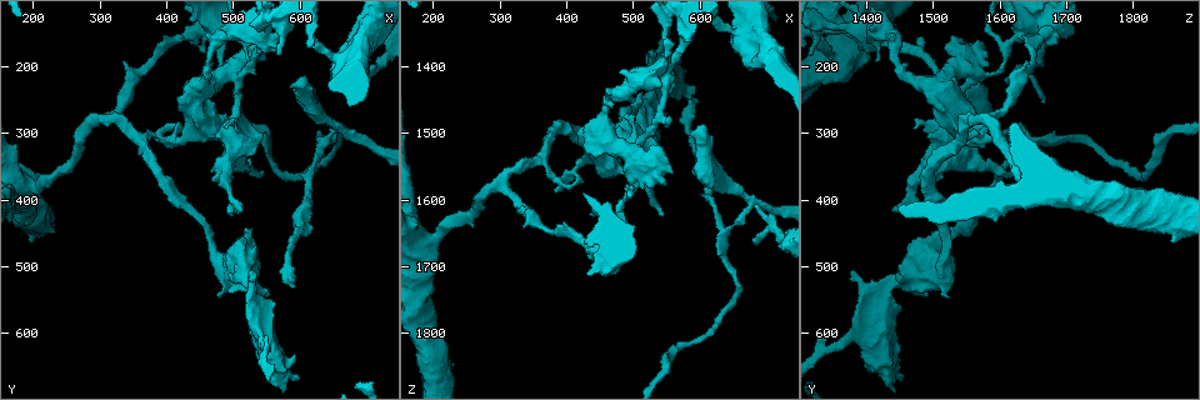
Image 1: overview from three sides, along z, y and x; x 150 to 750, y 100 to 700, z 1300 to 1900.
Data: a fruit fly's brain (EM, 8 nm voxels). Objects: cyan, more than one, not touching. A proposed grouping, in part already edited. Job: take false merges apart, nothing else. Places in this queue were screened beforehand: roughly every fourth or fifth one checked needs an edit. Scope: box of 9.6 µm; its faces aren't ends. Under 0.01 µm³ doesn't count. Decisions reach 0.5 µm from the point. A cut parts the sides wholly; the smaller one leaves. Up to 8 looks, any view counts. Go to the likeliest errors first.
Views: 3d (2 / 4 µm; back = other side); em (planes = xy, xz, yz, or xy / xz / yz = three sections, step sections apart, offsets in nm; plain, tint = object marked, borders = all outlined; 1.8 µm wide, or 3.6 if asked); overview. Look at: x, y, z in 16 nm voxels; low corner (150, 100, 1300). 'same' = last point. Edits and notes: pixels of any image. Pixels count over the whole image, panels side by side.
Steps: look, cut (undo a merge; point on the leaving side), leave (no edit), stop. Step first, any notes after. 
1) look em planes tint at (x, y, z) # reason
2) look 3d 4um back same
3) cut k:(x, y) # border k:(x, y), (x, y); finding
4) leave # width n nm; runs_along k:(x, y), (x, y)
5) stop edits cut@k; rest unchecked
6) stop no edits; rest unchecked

look em xy step 16 tint at (675, 300, 1605) # a fork

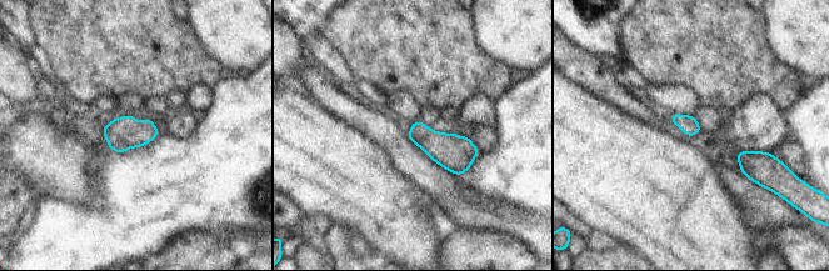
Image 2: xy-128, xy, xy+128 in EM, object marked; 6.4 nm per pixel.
look em planes tint same # another direction

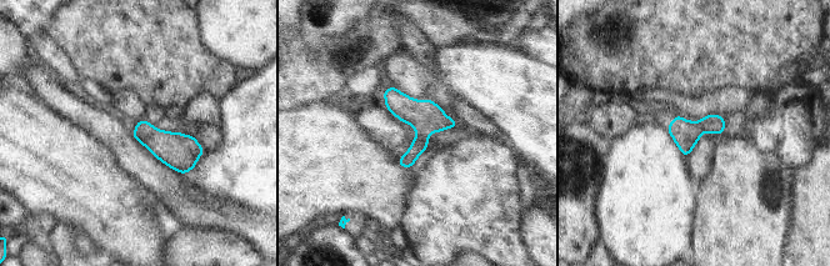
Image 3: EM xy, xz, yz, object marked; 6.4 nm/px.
leave # one cell here

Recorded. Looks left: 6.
look 3d 4um back at (475, 150, 1630) # thick turns thin

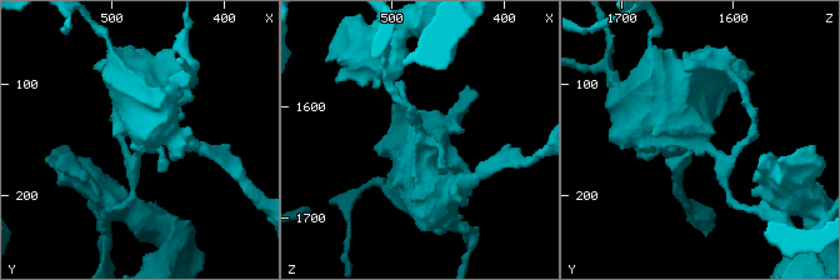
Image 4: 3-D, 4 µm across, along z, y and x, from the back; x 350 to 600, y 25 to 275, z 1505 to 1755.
look em 3.6um xz step 4 tint at (472, 154, 1632)

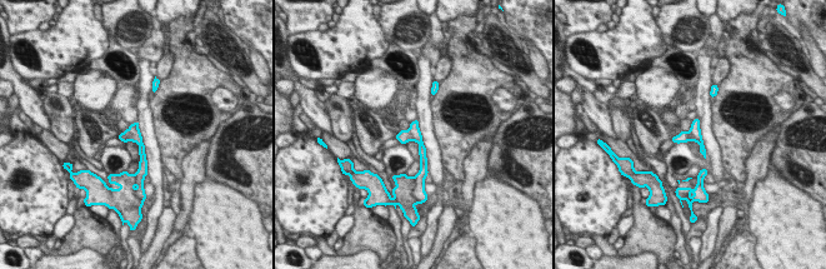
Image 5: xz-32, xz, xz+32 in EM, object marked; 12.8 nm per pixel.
look em 3.6um planes tint same # another direction

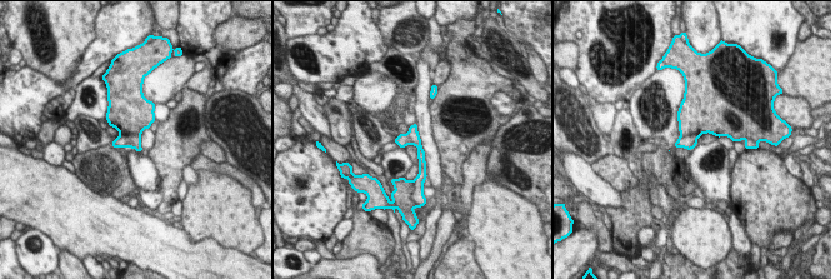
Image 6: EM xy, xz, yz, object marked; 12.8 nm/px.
cut 6:(130, 140) # two cells meet here

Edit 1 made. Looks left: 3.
look 3d 4um at (510, 510, 1485) # four arms meet

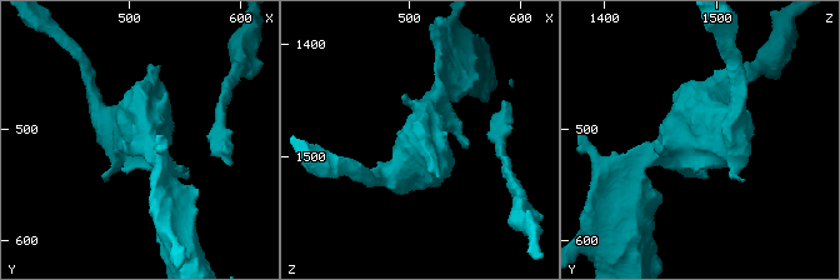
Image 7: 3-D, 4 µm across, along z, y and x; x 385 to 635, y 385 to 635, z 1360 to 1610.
look em 3.6um yz step 4 tint at (514, 508, 1482)

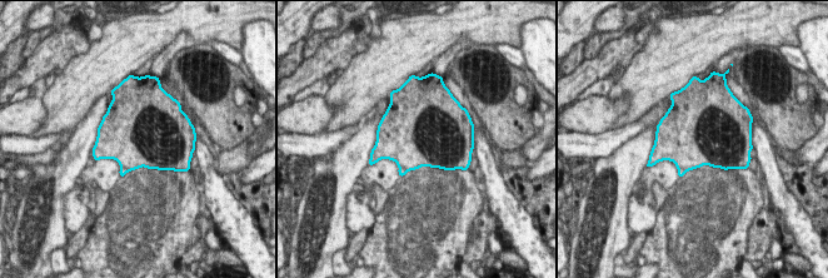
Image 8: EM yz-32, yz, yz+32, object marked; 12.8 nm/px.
look em 3.6um planes tint same

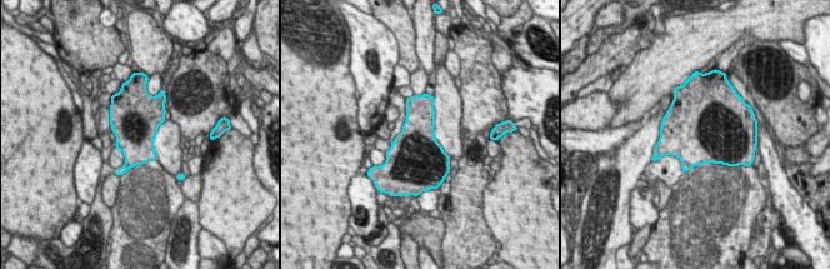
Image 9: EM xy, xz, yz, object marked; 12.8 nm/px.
leave # one cell here

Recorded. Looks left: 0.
stop edits cut@6; rest unchecked

